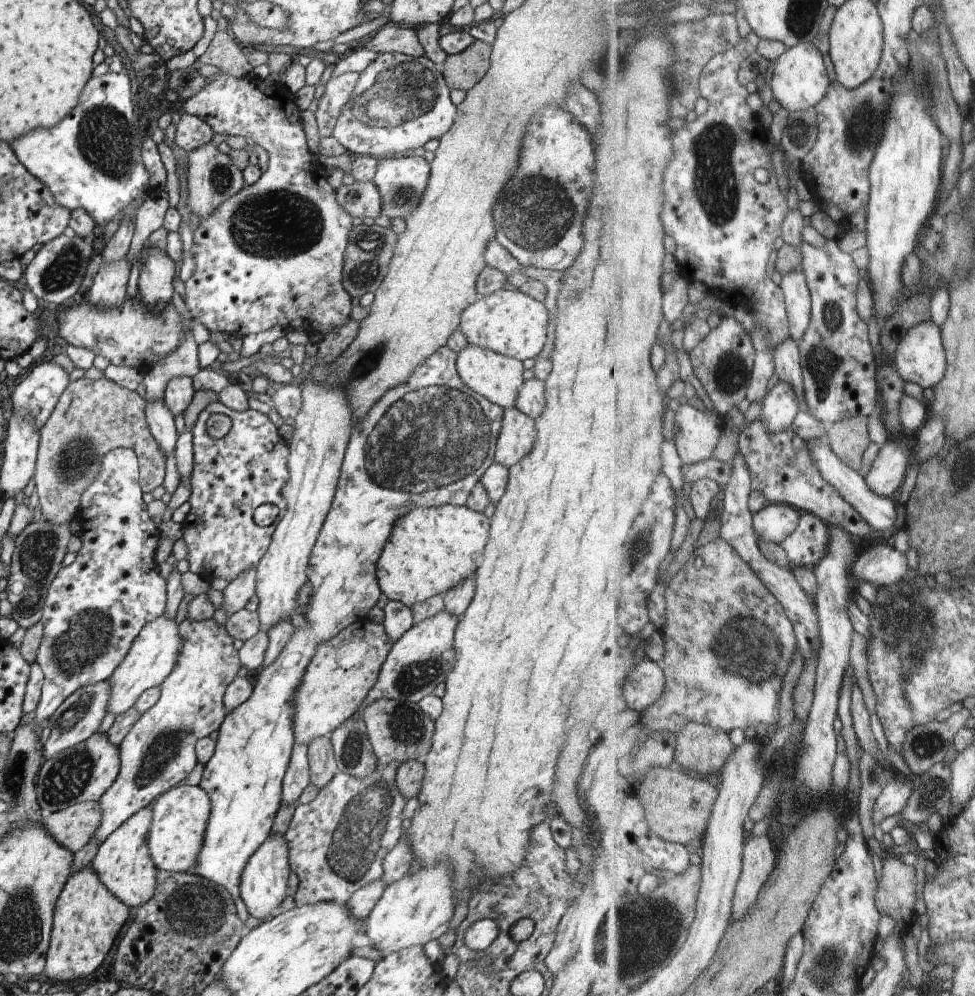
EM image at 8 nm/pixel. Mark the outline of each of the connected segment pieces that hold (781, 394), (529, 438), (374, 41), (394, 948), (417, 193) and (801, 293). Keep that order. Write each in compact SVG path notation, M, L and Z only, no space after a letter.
M781 381L770 391L762 408L762 418L772 432L782 432L793 426L802 411L808 410L806 401L800 400L796 388Z
M515 406L506 408L495 446L495 462L510 468L522 456L528 456L534 446L535 420L520 412Z
M391 20L370 35L368 40L367 48L380 54L402 53L418 58L425 54L417 29L394 24Z
M446 862L424 866L414 874L408 872L386 887L378 902L366 918L366 932L371 945L388 956L410 946L424 946L430 940L440 938L450 927L454 916L454 890L452 890L452 868Z
M413 153L378 159L378 166L372 181L374 186L378 188L378 194L380 194L380 200L382 200L380 214L387 216L390 220L395 218L402 218L404 221L408 220L410 214L422 202L430 171L430 163L424 157Z
M798 270L782 278L789 306L792 336L799 342L810 332L813 323L814 297L806 273Z

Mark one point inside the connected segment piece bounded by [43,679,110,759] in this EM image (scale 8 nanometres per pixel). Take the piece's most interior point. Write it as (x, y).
(79, 716)

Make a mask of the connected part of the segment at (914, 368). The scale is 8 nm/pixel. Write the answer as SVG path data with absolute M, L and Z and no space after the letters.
M931 320L912 327L898 345L896 362L902 376L908 382L916 382L925 389L934 389L946 378L948 366L950 366L943 326Z

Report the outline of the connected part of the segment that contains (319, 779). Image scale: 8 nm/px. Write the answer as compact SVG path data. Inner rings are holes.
M331 737L314 738L307 747L311 783L319 789L324 788L339 771Z

